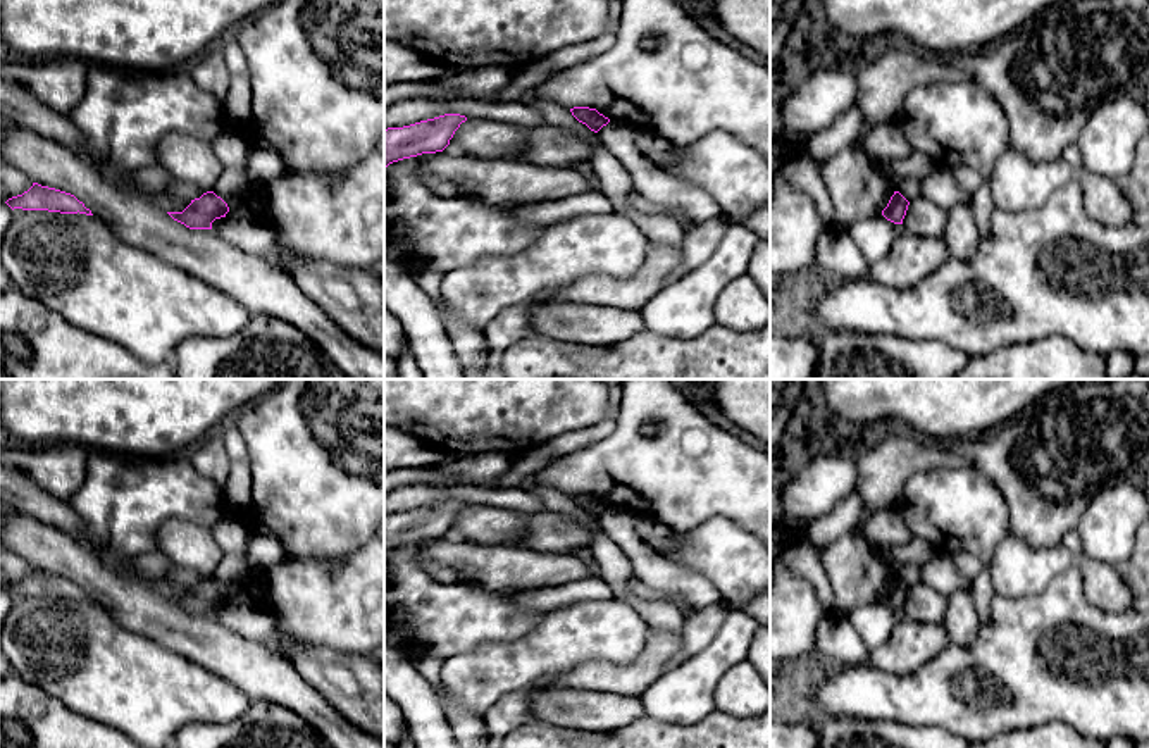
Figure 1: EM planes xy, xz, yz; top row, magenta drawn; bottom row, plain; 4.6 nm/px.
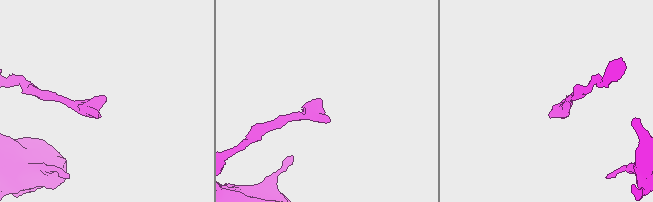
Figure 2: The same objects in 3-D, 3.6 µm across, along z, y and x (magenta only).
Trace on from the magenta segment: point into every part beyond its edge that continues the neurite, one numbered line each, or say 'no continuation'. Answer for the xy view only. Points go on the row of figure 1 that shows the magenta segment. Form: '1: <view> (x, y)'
no continuation

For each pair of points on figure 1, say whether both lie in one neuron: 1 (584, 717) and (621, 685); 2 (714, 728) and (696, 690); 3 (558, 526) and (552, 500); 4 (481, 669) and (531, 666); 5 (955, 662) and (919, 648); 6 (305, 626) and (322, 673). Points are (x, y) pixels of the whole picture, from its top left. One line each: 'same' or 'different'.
1: different
2: different
3: different
4: same
5: different
6: different

